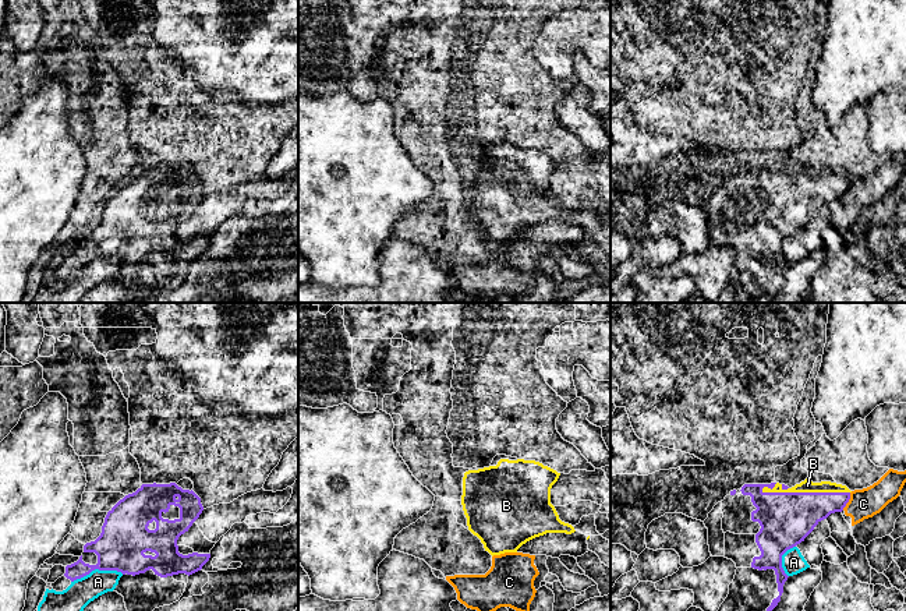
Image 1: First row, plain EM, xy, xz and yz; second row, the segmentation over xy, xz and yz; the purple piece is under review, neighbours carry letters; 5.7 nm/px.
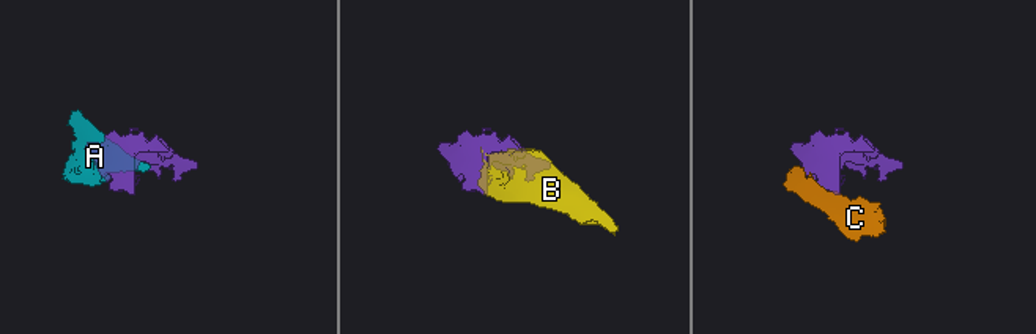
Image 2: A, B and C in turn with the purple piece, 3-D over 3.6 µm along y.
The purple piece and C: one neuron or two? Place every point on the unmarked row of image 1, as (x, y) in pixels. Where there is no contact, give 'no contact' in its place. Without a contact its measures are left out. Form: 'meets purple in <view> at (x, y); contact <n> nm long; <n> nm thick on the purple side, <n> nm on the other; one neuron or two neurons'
meets purple in yz at (848, 189); contact 120 nm long; 200 nm thick on the purple side, 170 nm on the other; two neurons

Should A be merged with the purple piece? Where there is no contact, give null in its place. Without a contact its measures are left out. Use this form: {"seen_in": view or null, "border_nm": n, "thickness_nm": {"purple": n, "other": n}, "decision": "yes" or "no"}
{"seen_in": "xy", "border_nm": 300, "thickness_nm": {"purple": 280, "other": 160}, "decision": "no"}

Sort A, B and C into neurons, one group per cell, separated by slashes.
A C / B

